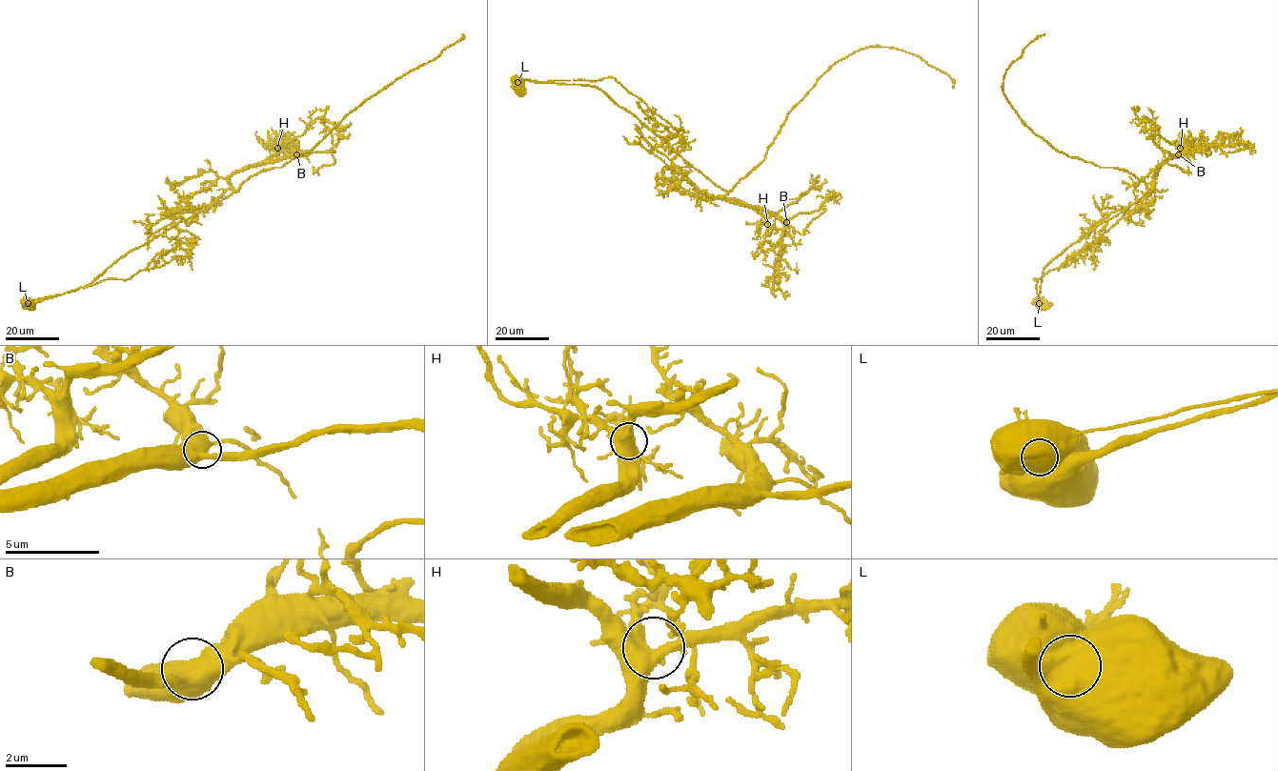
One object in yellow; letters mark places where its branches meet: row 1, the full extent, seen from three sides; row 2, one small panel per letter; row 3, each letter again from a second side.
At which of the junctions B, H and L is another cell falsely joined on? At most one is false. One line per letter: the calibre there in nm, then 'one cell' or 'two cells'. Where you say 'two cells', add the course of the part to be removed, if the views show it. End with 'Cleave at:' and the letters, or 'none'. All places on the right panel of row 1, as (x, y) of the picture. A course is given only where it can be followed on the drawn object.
B: calibre 550 nm; one cell
H: calibre 550 nm; one cell
L: calibre 1150 nm; two cells; course (1039, 303), (1034, 278), (1083, 258), (1096, 238), (1105, 238), (1099, 232), (1106, 224), (1093, 194)
Cleave at: L

